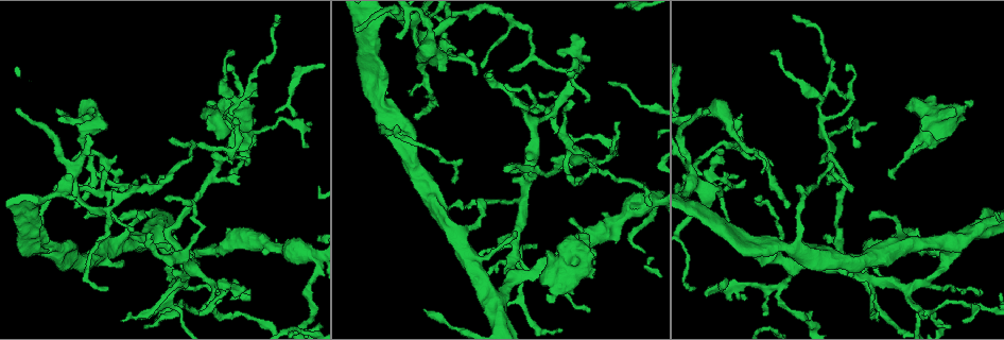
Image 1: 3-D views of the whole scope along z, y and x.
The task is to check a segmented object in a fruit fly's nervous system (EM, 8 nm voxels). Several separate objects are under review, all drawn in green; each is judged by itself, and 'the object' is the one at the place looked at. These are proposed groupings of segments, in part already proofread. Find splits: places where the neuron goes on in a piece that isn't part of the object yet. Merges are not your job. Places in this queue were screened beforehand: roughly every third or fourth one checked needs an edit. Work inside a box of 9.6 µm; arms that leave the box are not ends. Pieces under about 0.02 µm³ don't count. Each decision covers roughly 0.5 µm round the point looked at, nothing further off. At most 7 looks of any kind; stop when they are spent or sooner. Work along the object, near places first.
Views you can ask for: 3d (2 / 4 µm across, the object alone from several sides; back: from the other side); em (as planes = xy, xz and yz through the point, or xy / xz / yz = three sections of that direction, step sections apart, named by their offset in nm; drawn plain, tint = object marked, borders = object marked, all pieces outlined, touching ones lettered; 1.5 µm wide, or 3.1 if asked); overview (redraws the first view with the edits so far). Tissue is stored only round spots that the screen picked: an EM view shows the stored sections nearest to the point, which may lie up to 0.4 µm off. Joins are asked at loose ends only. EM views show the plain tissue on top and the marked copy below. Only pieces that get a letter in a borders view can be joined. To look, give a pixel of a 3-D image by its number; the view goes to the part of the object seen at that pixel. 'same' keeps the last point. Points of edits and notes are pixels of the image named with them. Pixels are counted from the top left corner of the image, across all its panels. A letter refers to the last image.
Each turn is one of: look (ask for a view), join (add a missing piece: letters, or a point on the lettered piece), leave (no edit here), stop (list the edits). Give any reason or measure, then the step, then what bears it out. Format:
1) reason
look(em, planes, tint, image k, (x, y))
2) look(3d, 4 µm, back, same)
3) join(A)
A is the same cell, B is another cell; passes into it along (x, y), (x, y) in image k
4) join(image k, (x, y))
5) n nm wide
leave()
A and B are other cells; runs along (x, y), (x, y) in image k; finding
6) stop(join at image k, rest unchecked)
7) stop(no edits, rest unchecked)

branch stops here
look(3d, 4 µm, image 1, (56, 112))

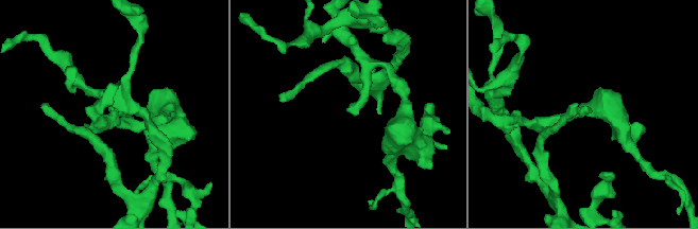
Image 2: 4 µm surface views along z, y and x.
now the EM
look(em, planes, borders, image 2, (347, 111))

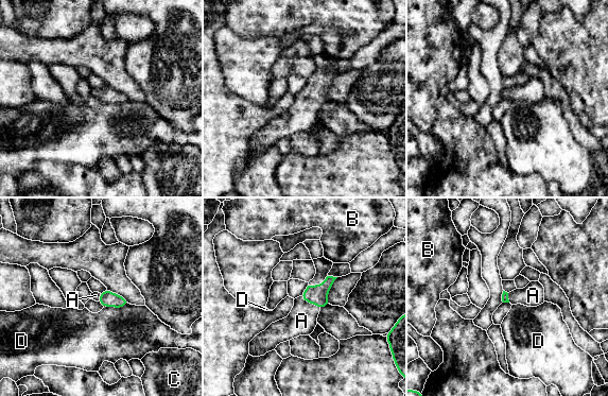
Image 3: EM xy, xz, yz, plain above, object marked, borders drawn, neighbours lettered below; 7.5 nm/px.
join(A)
A is the same cell, B, C and D are other cells; passes into it along (314, 294), (310, 303), (301, 321) in image 3; it goes on there

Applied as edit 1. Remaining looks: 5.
branch stops here
look(3d, 4 µm, image 1, (593, 275))

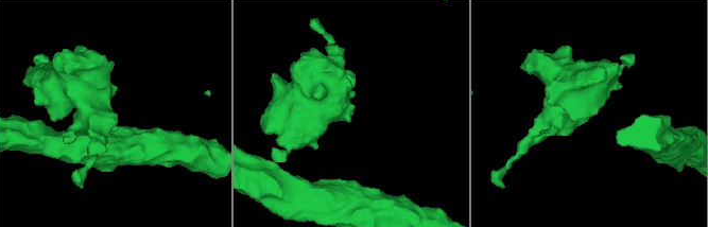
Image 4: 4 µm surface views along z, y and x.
look(em, yz, step 4, tint, image 4, (589, 118))

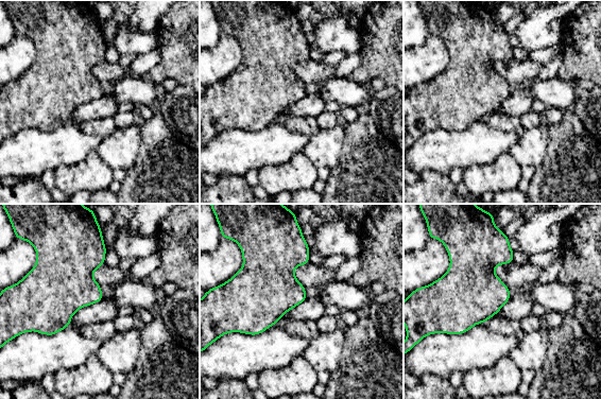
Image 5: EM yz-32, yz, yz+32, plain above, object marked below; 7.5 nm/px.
another direction
look(em, planes, borders, same)

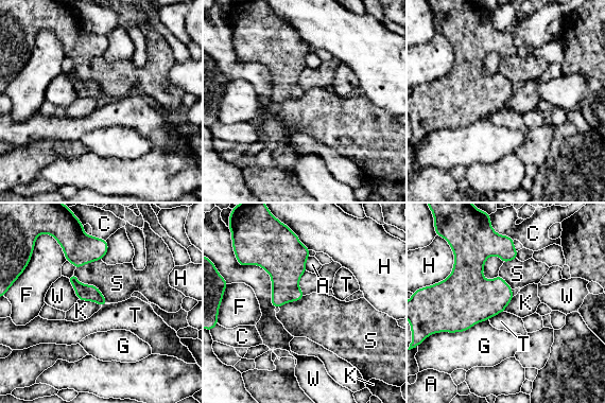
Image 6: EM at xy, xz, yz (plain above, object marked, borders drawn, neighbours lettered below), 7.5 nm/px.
join(S)
S is the same cell, A, C, F, G, H, K, T and W are other cells; the neuron continues

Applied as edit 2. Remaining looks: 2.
stop(join at image 3, join at image 6, rest unchecked)

